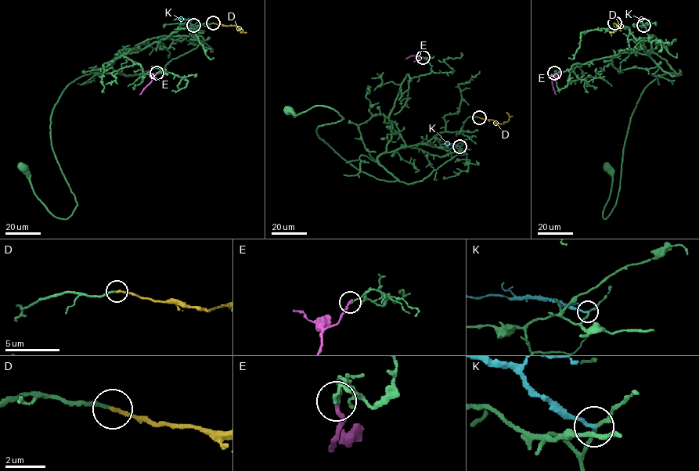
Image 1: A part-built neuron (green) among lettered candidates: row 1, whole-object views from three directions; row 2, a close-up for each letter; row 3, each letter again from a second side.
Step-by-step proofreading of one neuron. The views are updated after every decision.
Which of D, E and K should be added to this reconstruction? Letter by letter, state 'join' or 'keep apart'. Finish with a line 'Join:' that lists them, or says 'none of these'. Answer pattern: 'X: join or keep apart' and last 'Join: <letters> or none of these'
D: join
E: keep apart
K: keep apart
Join: D

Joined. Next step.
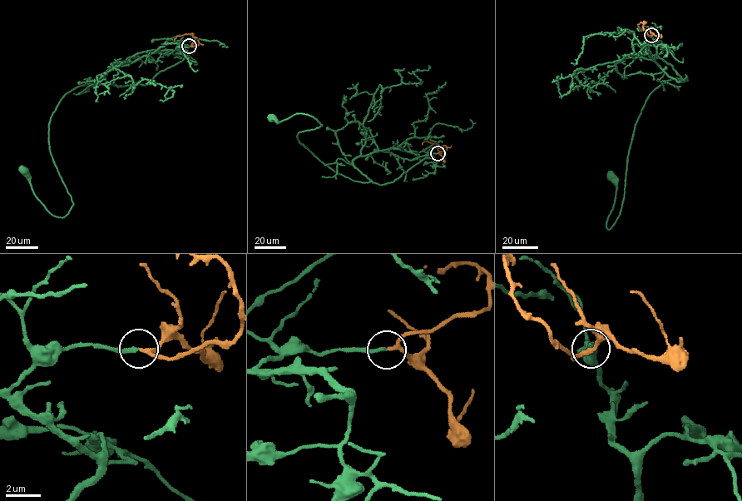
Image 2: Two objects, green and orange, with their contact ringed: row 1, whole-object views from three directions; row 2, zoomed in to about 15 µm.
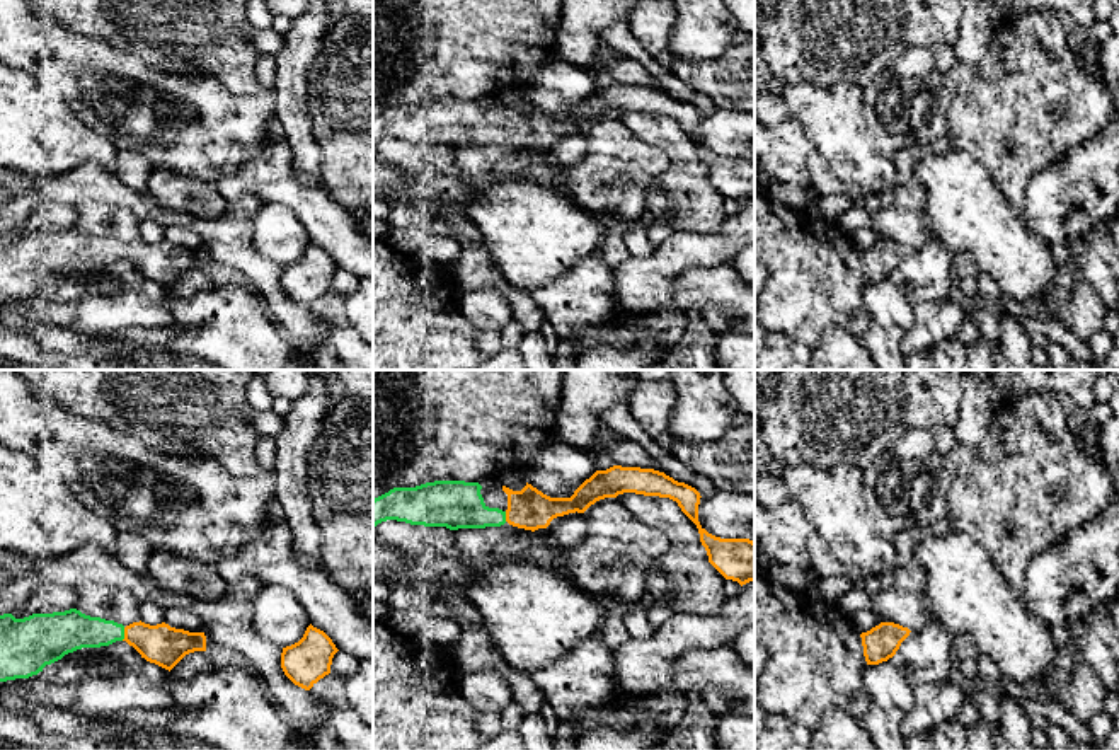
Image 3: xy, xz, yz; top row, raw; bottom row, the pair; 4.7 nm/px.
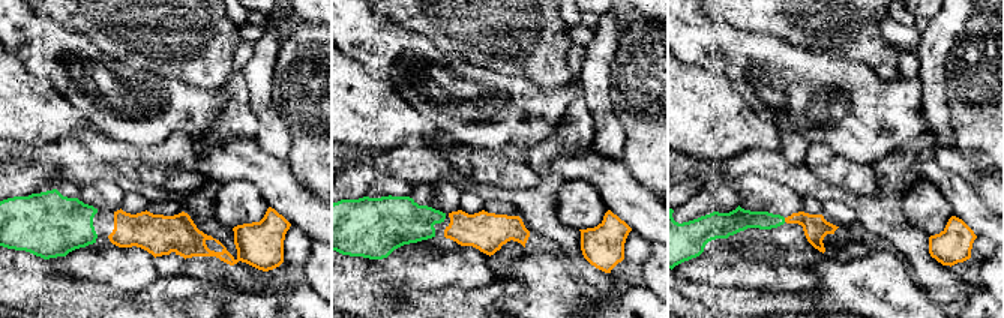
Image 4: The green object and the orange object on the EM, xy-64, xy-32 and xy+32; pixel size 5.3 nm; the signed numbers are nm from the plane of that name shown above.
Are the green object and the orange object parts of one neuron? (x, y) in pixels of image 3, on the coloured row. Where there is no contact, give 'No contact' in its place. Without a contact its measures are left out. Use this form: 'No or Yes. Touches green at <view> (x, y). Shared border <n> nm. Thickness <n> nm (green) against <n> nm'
Yes. Touches green at xy (123, 634). Shared border 70 nm. Thickness 190 nm (green) against 190 nm

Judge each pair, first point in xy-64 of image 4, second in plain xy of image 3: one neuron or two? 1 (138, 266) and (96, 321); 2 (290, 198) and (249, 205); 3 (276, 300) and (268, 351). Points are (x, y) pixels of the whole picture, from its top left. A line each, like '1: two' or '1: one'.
1: one
2: two
3: two

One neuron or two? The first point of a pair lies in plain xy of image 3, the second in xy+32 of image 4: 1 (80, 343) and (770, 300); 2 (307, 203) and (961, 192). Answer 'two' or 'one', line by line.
1: one
2: one

